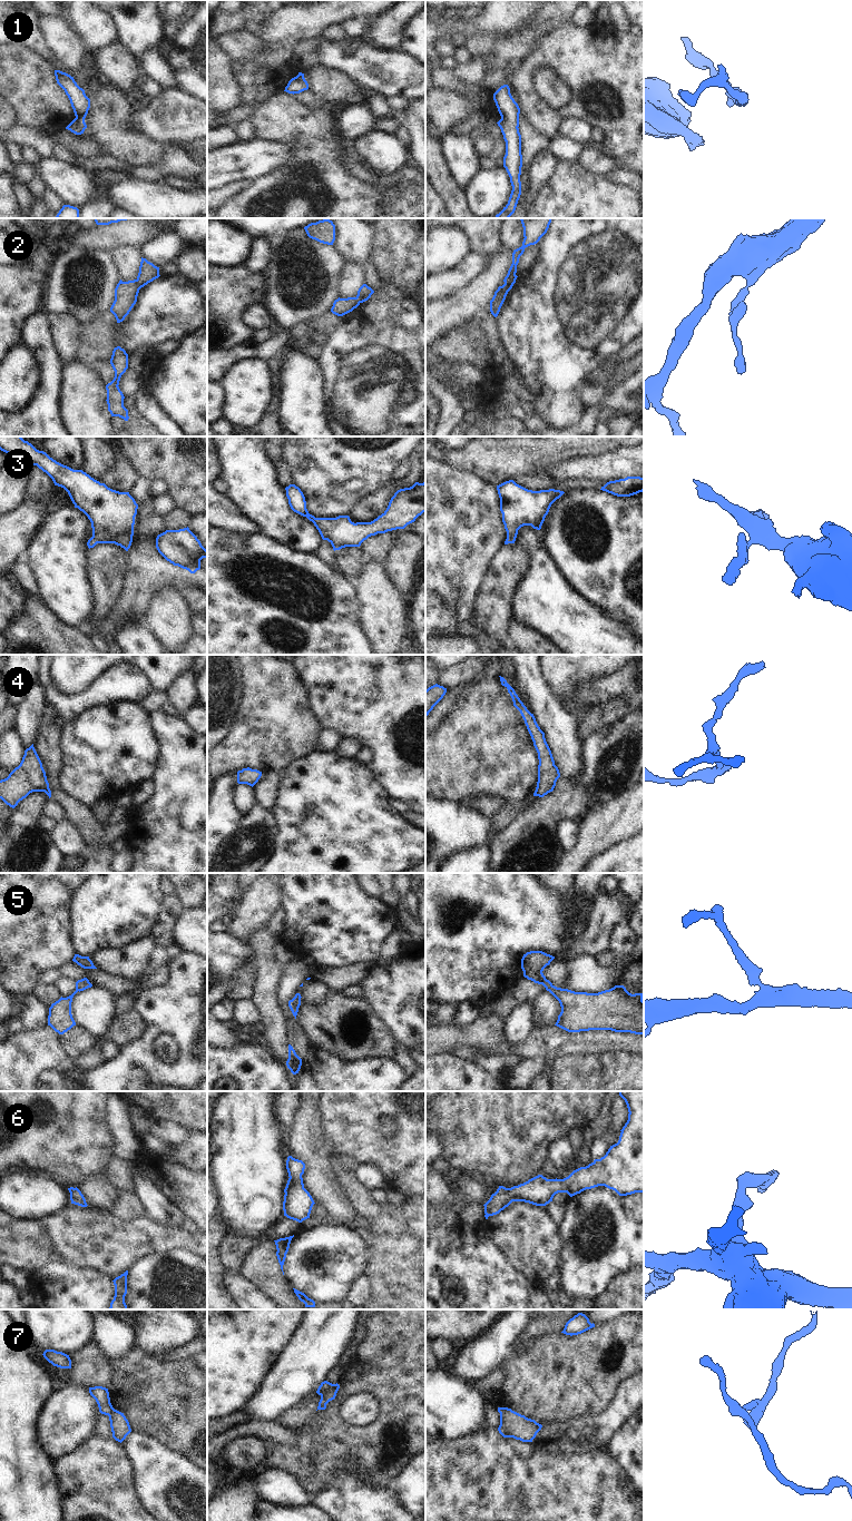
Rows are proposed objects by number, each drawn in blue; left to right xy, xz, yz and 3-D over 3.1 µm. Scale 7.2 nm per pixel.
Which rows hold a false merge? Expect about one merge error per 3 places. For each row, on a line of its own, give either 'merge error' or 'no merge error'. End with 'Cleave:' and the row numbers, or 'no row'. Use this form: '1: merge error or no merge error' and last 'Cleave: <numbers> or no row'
1: no merge error
2: merge error
3: no merge error
4: no merge error
5: no merge error
6: no merge error
7: merge error
Cleave: 2, 7

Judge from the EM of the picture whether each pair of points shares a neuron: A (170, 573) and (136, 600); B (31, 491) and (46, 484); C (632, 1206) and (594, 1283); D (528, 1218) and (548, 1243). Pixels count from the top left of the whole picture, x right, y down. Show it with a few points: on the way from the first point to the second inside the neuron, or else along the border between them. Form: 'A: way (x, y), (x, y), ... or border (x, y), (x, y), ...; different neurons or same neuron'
A: way (162, 575), (145, 591); same neuron
B: way (35, 491), (42, 484); same neuron
C: border (620, 1196), (623, 1208), (632, 1220); different neurons
D: way (529, 1224), (542, 1237); same neuron

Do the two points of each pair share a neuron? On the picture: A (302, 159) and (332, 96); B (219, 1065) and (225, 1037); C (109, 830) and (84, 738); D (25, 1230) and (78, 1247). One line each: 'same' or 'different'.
A: different
B: different
C: different
D: same

